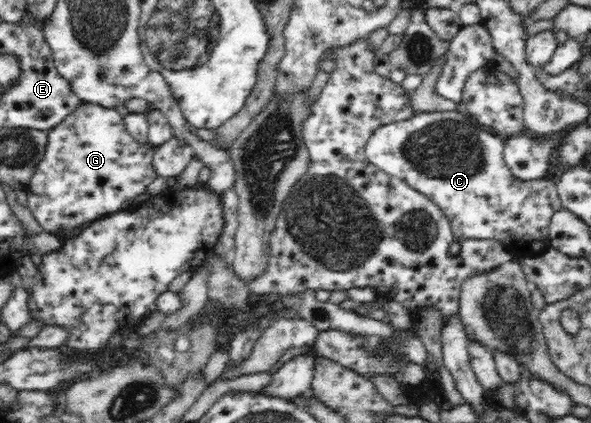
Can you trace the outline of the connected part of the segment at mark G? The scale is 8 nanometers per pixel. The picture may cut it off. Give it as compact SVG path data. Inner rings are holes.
M81 102L81 104L78 105L69 116L65 117L65 120L62 121L61 124L46 131L46 147L44 155L42 155L42 161L39 161L38 165L34 167L34 173L33 176L30 177L30 181L21 186L27 194L27 208L30 209L30 213L38 222L42 230L48 234L55 235L58 229L76 229L90 225L94 220L120 211L120 208L124 203L126 203L126 201L130 201L130 199L134 200L140 194L147 191L147 187L158 177L154 166L152 165L154 151L156 151L156 146L153 144L135 141L135 139L130 135L130 132L126 129L124 118L115 108L106 108L98 104L87 104Z

